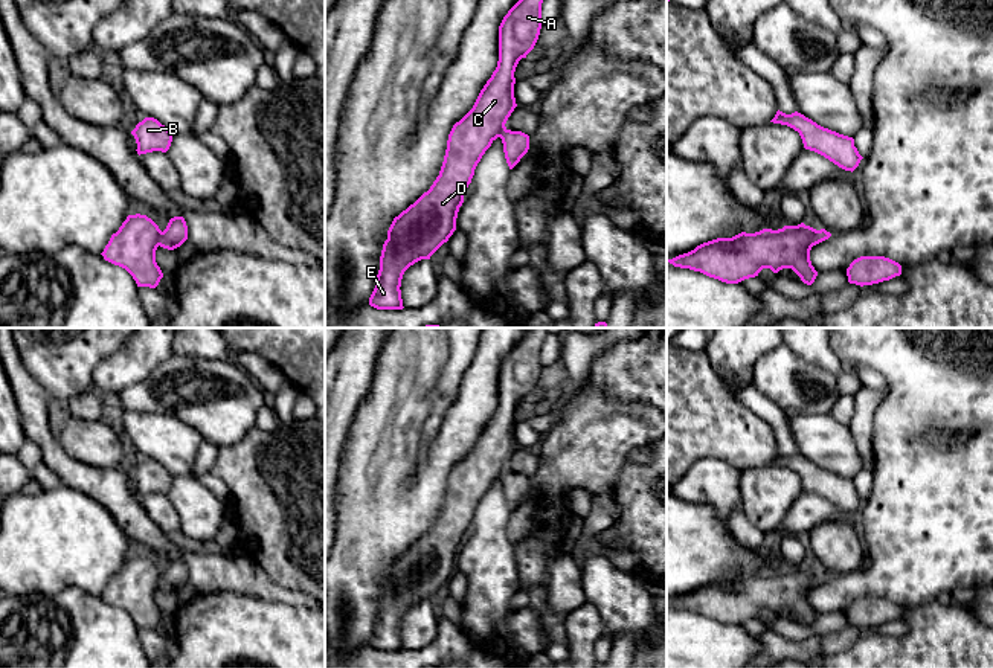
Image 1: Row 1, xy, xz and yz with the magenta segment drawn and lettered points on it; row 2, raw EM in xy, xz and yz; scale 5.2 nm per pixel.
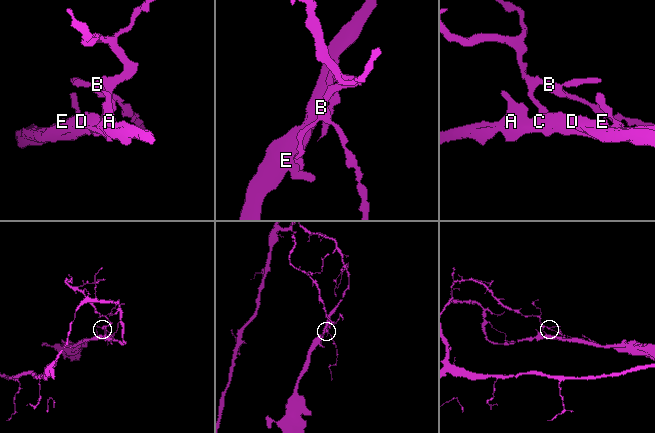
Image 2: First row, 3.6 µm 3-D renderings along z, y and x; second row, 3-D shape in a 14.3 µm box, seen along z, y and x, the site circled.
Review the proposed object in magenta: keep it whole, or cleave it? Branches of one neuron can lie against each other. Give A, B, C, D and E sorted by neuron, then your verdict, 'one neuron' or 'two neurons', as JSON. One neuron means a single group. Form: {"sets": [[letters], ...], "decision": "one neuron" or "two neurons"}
{"sets": [["A", "C", "D", "E"], ["B"]], "decision": "two neurons"}

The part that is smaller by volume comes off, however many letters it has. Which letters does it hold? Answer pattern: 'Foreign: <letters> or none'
Foreign: B

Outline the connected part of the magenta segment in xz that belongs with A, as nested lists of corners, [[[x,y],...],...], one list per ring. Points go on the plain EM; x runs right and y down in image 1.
[[[529,328],[503,358],[497,409],[473,450],[453,467],[439,517],[427,534],[394,560],[387,572],[371,648],[403,651],[400,628],[404,613],[421,601],[430,601],[456,572],[458,554],[474,511],[517,448],[514,413],[538,381],[546,336],[546,328]]]

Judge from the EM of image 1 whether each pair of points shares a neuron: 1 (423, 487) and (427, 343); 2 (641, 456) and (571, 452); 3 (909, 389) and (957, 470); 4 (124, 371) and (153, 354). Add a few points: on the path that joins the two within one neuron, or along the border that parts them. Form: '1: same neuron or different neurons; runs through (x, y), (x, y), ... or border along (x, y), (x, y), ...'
1: same neuron; runs through (397, 470), (397, 404), (401, 386)
2: different neurons; border along (645, 446), (636, 446), (626, 458)
3: same neuron; runs through (909, 415), (902, 441), (931, 465)
4: same neuron; runs through (131, 363), (141, 354), (145, 354)

